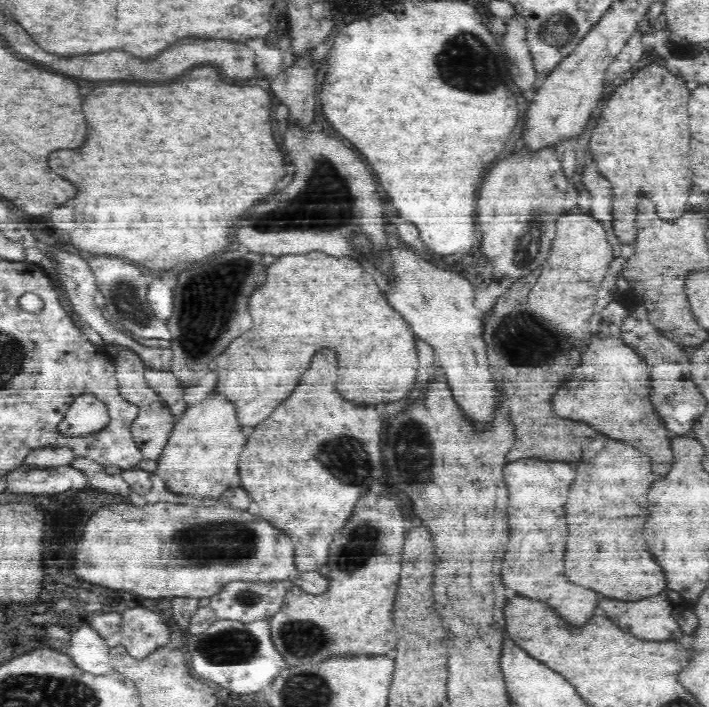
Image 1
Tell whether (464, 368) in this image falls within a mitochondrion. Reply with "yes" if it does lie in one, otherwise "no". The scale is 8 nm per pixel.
no

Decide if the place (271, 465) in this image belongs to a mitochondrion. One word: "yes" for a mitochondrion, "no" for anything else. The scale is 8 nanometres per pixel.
no

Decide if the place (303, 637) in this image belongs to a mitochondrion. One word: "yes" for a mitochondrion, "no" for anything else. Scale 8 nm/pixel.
yes

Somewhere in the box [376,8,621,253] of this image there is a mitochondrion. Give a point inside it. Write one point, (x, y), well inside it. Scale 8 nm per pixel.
(464, 55)

